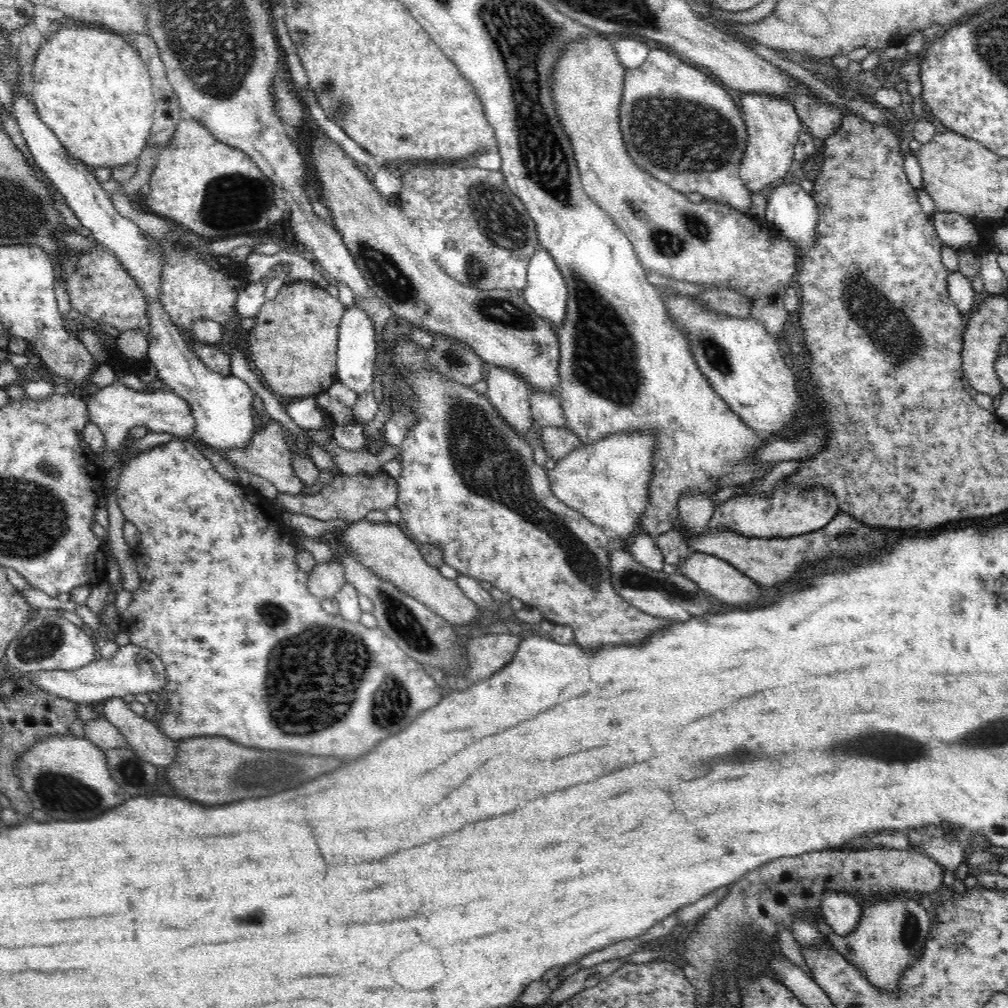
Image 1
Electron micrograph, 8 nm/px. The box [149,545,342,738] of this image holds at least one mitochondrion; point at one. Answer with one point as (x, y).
(271, 613)

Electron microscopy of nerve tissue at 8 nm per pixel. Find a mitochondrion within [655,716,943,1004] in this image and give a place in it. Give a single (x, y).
(911, 938)

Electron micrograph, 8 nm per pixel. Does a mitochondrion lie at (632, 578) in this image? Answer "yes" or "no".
yes

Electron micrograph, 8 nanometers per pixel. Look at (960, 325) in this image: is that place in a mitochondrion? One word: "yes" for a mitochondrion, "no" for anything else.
no

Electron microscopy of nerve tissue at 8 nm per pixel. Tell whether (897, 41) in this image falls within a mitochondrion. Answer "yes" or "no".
no

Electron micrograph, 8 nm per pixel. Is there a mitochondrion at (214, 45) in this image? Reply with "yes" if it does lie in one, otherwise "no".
yes

